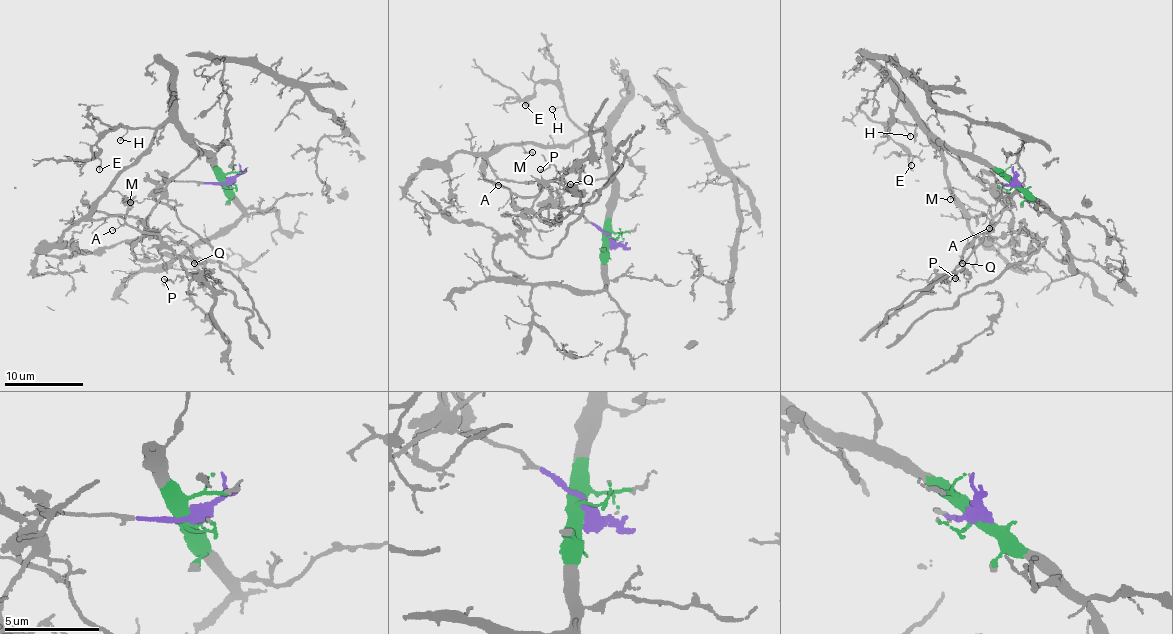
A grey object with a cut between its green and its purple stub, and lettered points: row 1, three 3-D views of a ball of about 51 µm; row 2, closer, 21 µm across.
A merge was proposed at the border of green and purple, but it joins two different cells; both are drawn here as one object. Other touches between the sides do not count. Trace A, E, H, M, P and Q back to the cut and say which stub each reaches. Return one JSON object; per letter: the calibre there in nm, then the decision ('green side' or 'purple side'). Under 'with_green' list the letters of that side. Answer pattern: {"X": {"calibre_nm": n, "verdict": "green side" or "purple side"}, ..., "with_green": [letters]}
{"A": {"calibre_nm": 90, "verdict": "purple side"}, "E": {"calibre_nm": 150, "verdict": "green side"}, "H": {"calibre_nm": 120, "verdict": "green side"}, "M": {"calibre_nm": 110, "verdict": "green side"}, "P": {"calibre_nm": 150, "verdict": "purple side"}, "Q": {"calibre_nm": 110, "verdict": "purple side"}, "with_green": ["E", "H", "M"]}

